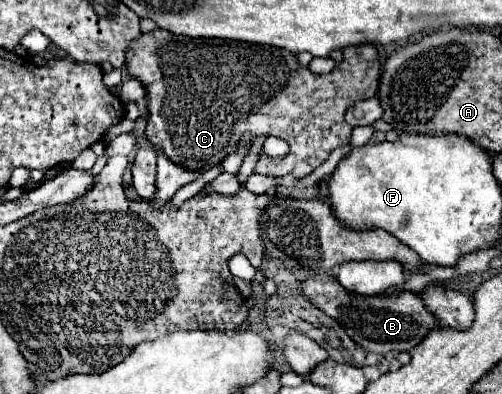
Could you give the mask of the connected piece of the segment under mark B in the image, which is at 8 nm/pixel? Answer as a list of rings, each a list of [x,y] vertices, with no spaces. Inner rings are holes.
[[[317,274],[303,280],[301,292],[313,306],[337,320],[357,344],[373,352],[411,352],[425,338],[429,328],[439,324],[437,318],[425,310],[421,298],[407,290],[385,292],[379,296],[359,296],[345,290],[335,276]]]

